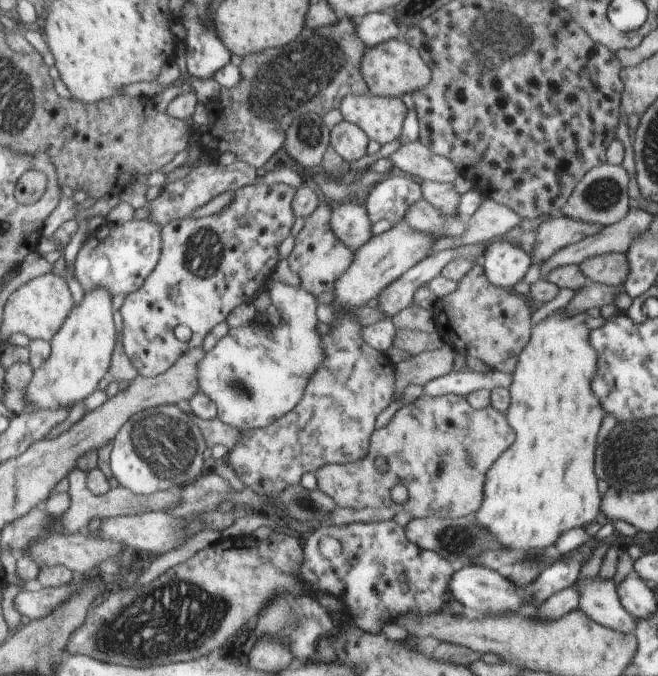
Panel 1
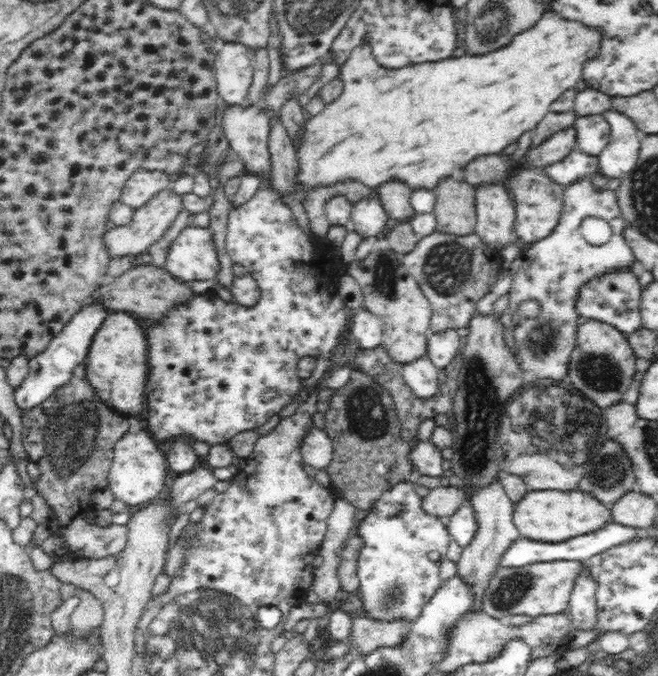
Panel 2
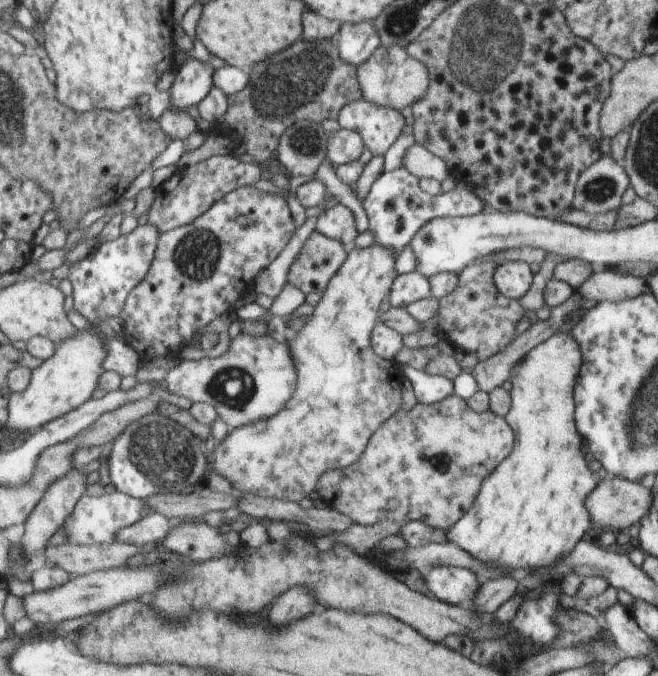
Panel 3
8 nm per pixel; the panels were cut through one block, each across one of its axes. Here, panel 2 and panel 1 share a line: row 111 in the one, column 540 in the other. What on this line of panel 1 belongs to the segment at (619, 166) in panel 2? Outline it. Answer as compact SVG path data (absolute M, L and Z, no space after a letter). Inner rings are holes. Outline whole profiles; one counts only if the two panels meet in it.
M573 583L570 587L551 594L549 598L545 599L545 602L530 609L528 615L533 618L541 618L541 620L557 620L577 608L577 596L579 596L579 588Z

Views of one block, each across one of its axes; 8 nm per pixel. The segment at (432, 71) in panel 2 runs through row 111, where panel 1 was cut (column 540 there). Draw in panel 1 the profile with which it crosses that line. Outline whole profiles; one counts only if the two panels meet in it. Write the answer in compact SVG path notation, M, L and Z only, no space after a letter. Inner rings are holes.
M558 308L550 315L546 316L535 324L535 330L531 330L531 346L527 346L527 350L523 350L523 358L519 358L519 366L514 366L512 379L508 386L510 394L510 403L505 411L507 422L511 422L511 426L515 426L515 446L511 446L511 450L507 450L507 454L503 454L503 458L499 458L499 462L495 462L495 466L491 466L491 474L487 474L487 498L483 499L483 506L479 506L479 510L475 513L475 522L479 522L479 526L483 526L489 534L495 534L495 538L503 544L503 548L524 552L539 550L539 548L549 548L555 544L555 540L571 530L571 528L579 530L585 528L585 524L593 523L599 512L599 492L597 492L597 478L595 478L595 462L599 462L599 446L593 454L595 448L595 434L599 428L599 422L603 418L603 410L599 408L597 400L591 396L589 390L589 380L595 372L595 354L591 344L587 344L587 328L583 326L583 318L587 317L586 313L581 314L563 314L565 308Z

